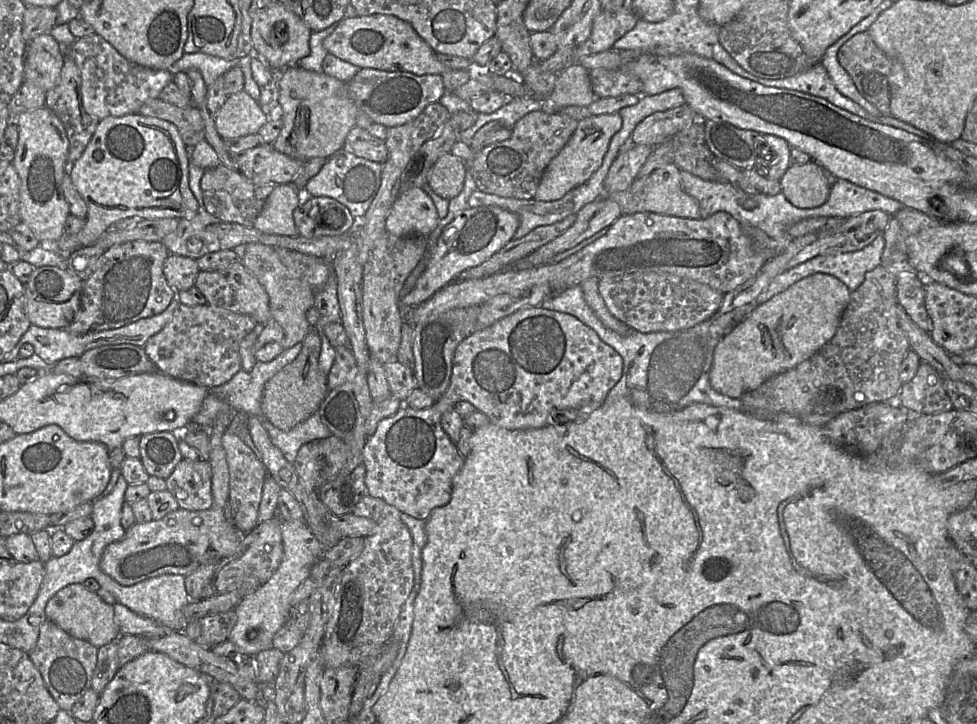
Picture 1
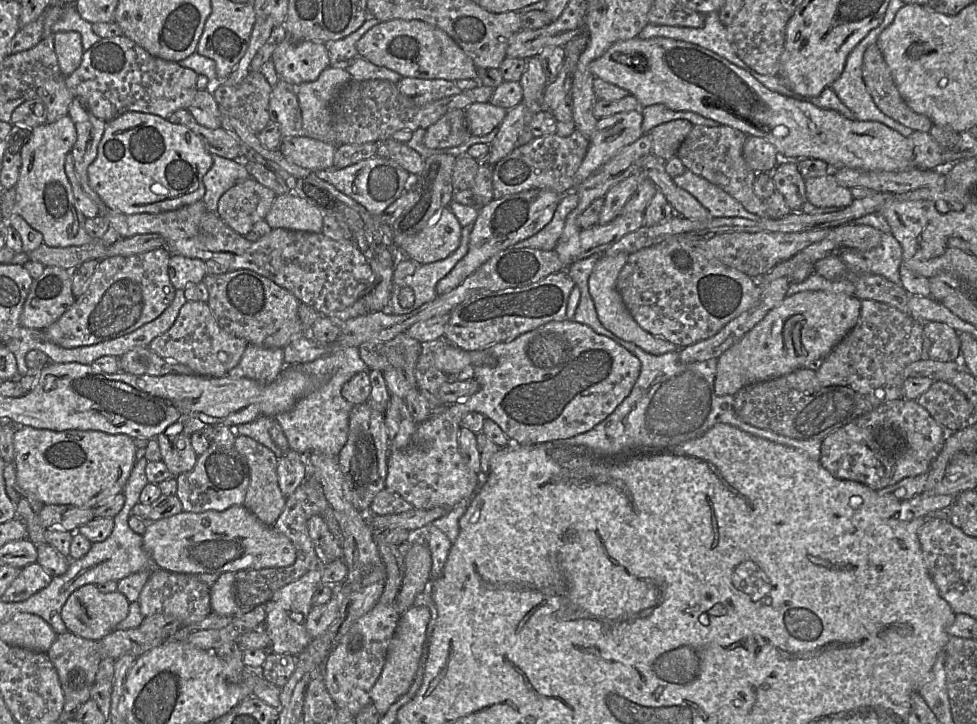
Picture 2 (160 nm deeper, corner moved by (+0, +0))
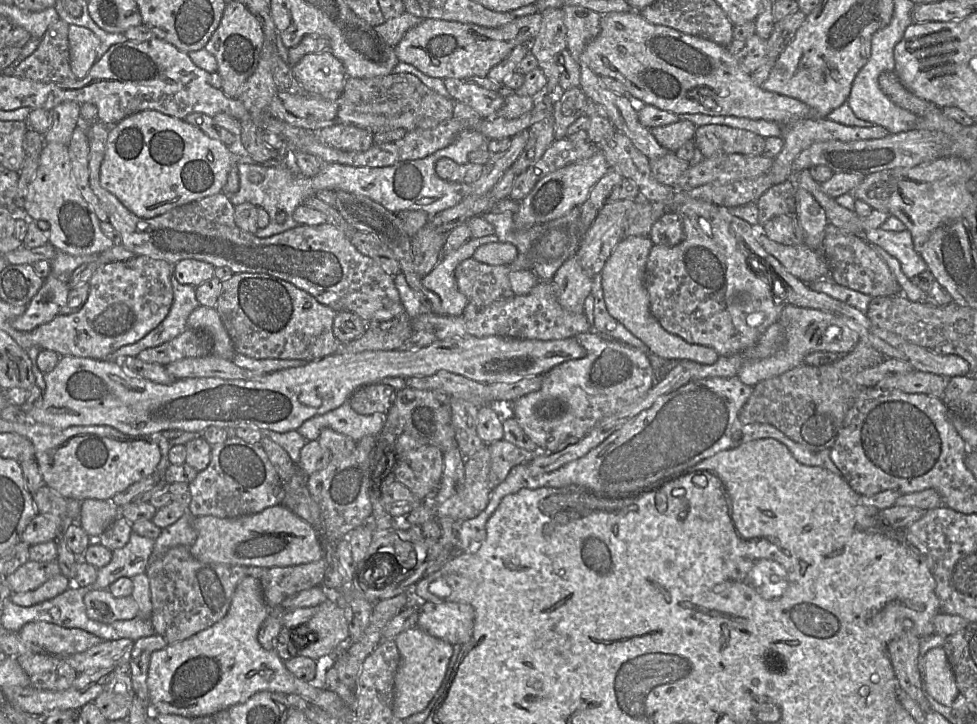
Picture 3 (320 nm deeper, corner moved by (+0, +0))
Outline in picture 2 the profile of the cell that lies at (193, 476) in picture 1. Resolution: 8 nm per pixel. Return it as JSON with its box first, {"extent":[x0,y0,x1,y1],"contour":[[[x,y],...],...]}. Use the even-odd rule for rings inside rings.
{"extent":[175,444,250,513],"contour":[[[211,444],[197,458],[194,468],[175,476],[178,497],[182,511],[201,513],[205,511],[223,511],[233,505],[243,505],[250,483],[250,470],[246,459],[234,448]]]}

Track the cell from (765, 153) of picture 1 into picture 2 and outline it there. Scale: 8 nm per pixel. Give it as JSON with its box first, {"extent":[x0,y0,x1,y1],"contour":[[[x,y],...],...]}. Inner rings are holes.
{"extent":[770,159,807,212],"contour":[[[781,159],[770,172],[776,190],[784,197],[792,212],[800,212],[807,203],[805,179],[794,160]]]}

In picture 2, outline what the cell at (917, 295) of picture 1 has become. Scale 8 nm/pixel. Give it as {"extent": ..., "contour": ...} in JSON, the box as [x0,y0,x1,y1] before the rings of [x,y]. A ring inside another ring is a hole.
{"extent":[923,322,960,361],"contour":[[[923,322],[923,353],[937,361],[960,361],[959,332],[942,322]]]}

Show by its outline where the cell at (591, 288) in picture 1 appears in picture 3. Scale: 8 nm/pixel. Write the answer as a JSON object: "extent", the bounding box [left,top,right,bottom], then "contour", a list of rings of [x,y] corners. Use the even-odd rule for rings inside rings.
{"extent":[600,236,719,365],"contour":[[[628,236],[622,238],[612,251],[600,274],[604,301],[609,314],[647,345],[652,353],[663,359],[690,360],[703,365],[714,364],[719,355],[713,348],[690,344],[679,336],[667,332],[652,315],[644,275],[653,245],[649,237]]]}

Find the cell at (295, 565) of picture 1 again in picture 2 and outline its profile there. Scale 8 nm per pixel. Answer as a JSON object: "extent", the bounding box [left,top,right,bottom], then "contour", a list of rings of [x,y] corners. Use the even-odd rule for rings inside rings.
{"extent":[262,565,322,656],"contour":[[[317,565],[298,580],[291,582],[274,592],[265,604],[266,618],[262,629],[268,634],[272,642],[272,653],[298,656],[313,640],[305,627],[305,620],[310,613],[312,597],[321,582],[322,567]]]}

